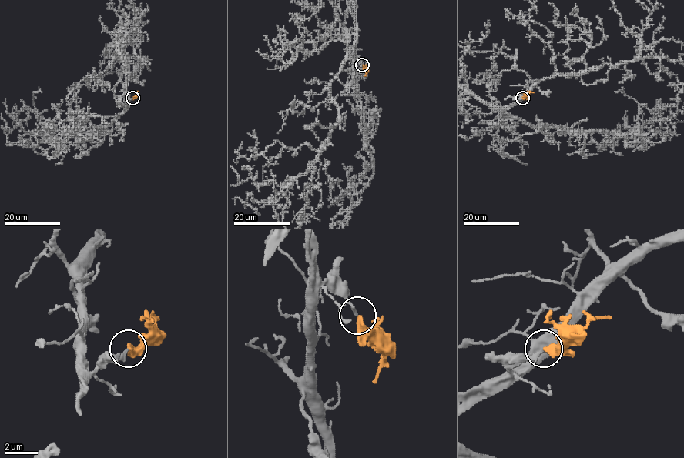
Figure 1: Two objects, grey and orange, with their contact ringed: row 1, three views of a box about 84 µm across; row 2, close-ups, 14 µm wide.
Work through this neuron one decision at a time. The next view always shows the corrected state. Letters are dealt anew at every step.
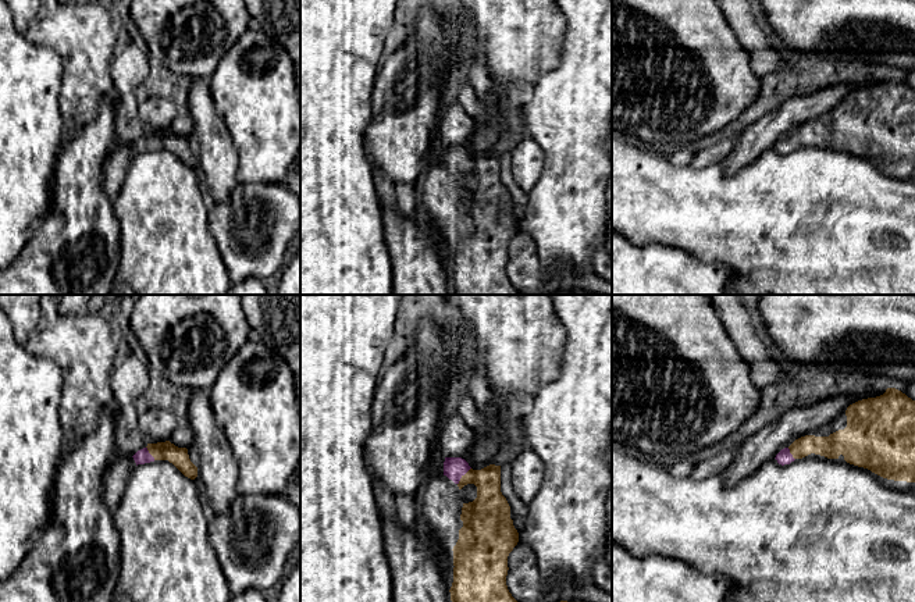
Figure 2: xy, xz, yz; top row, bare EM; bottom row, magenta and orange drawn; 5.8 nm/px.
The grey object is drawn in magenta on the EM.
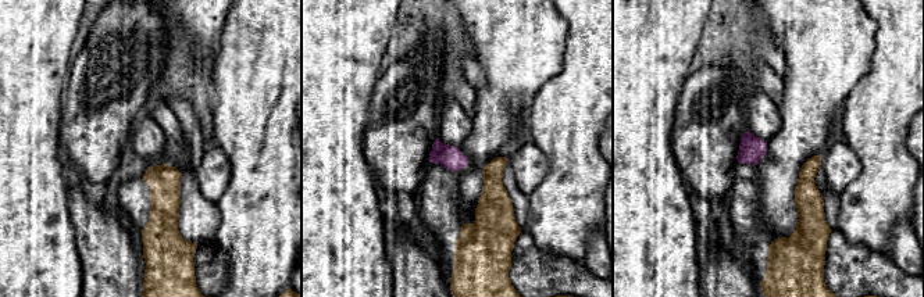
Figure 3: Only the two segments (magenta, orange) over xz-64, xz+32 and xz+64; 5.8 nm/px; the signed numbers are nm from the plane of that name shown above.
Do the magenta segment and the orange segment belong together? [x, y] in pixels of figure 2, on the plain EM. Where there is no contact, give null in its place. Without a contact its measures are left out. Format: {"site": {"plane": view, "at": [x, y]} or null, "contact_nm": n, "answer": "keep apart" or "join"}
{"site": {"plane": "xz", "at": [463, 163]}, "contact_nm": 130, "answer": "join"}

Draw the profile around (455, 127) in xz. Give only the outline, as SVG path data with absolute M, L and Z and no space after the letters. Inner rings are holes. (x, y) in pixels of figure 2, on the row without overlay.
M455 101L442 110L437 135L444 146L464 147L474 127L476 120L471 118L458 101Z

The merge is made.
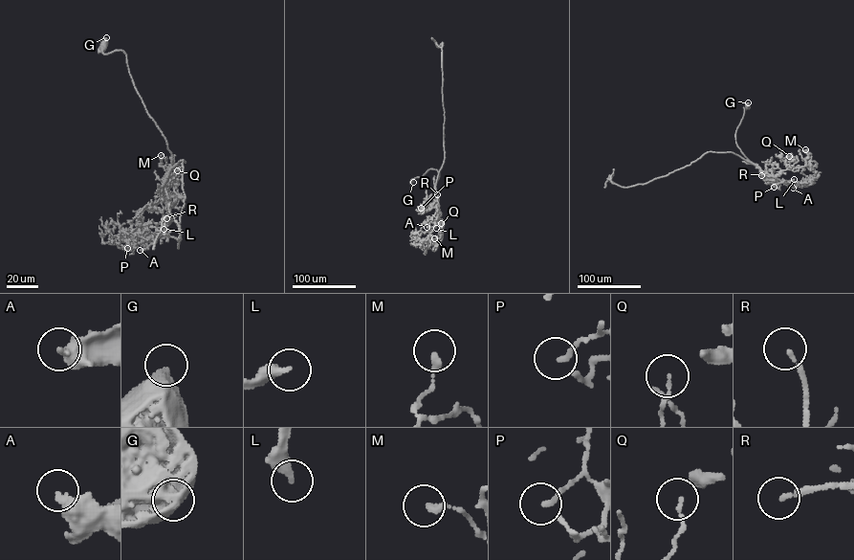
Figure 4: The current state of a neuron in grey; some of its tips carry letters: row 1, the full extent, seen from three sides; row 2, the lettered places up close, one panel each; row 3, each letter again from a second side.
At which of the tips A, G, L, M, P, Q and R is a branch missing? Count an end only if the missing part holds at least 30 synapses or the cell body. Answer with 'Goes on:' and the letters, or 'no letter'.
Goes on: A, R

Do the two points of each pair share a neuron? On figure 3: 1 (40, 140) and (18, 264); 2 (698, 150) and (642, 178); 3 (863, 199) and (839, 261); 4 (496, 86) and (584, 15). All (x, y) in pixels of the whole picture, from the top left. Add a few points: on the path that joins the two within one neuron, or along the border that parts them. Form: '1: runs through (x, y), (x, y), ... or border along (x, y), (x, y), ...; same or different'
1: runs through (18, 171), (18, 233); same
2: border along (671, 128), (671, 151), (689, 188); different
3: border along (835, 229), (851, 243), (864, 244), (877, 253); different
4: border along (557, 14), (567, 25), (566, 49), (560, 61); different

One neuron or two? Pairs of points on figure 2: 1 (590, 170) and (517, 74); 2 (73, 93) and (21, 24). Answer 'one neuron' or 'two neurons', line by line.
1: two neurons
2: two neurons

